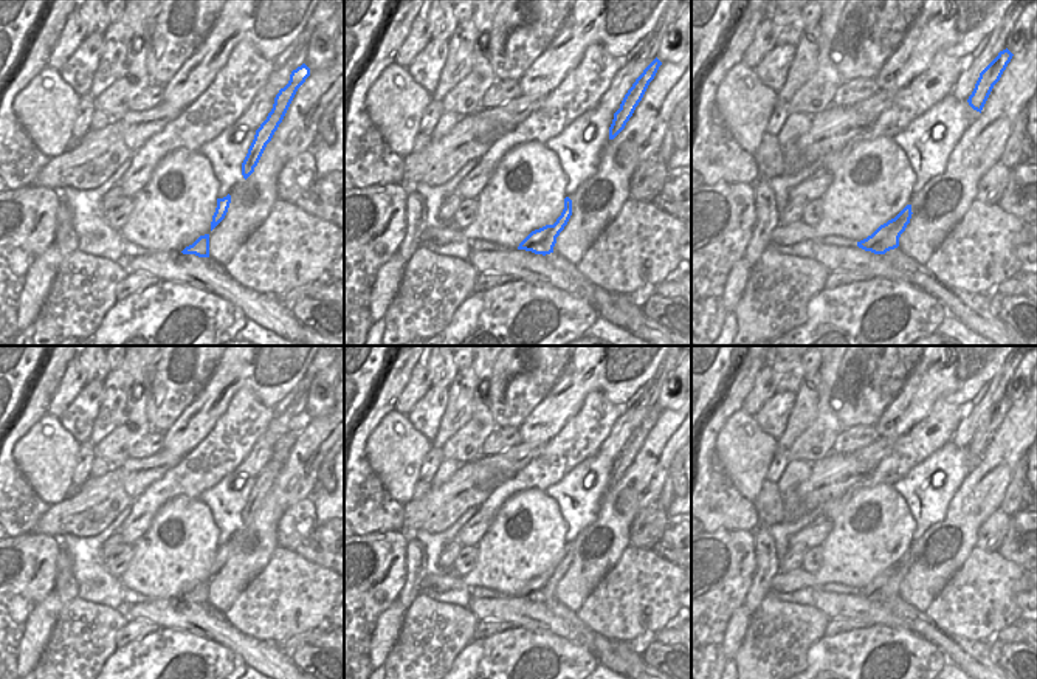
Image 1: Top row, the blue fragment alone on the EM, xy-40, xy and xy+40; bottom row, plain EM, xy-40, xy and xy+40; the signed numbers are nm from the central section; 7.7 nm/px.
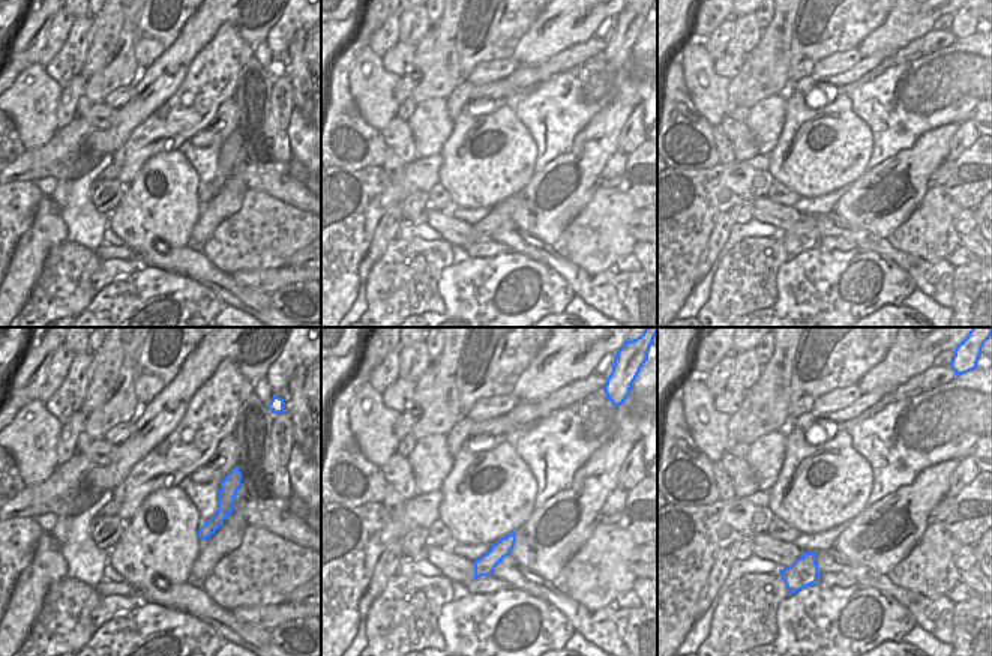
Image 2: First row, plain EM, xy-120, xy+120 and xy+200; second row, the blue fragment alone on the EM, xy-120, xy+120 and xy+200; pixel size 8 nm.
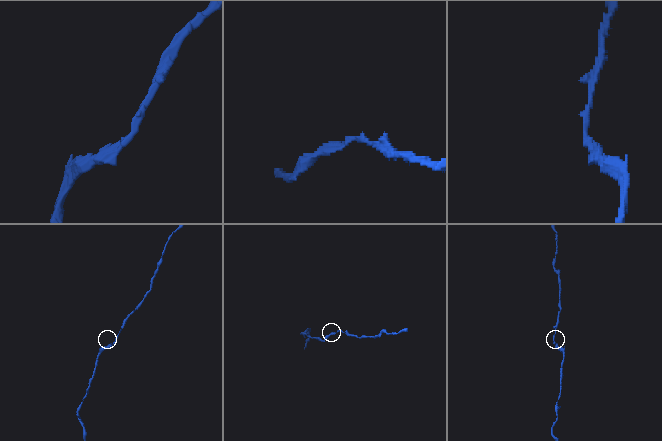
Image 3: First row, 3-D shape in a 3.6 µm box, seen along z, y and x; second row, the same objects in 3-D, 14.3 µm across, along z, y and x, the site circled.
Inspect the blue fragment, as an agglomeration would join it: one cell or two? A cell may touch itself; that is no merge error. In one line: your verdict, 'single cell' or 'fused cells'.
single cell

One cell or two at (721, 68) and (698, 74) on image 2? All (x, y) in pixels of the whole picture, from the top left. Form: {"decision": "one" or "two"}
{"decision": "two"}

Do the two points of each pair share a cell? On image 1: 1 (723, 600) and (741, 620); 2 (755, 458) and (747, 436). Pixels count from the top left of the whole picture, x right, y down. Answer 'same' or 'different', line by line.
1: different
2: same

